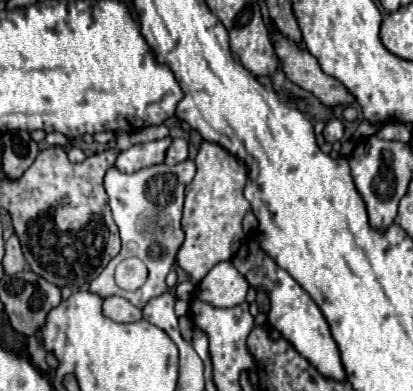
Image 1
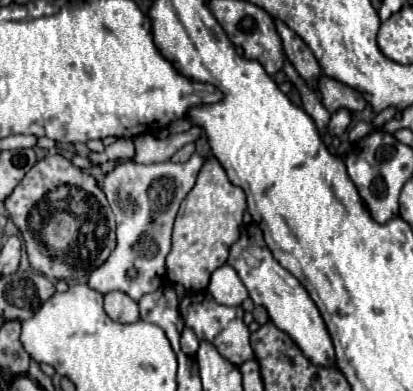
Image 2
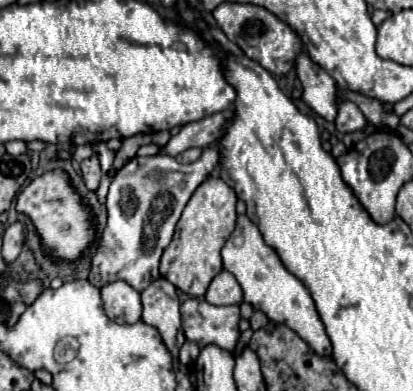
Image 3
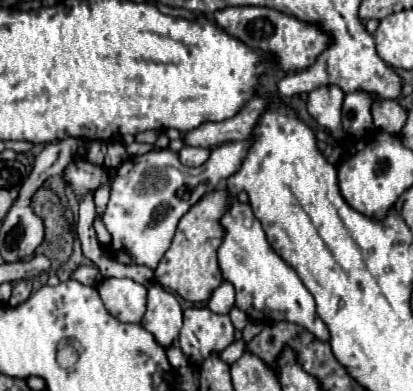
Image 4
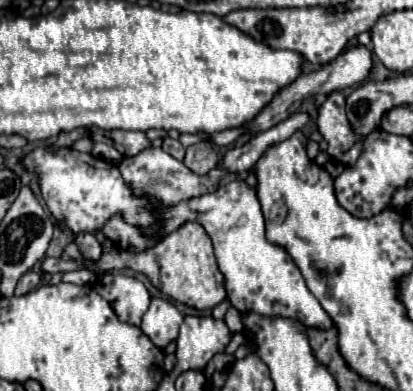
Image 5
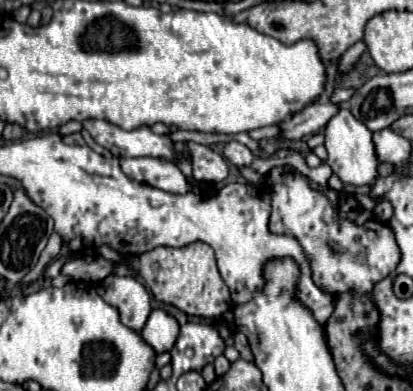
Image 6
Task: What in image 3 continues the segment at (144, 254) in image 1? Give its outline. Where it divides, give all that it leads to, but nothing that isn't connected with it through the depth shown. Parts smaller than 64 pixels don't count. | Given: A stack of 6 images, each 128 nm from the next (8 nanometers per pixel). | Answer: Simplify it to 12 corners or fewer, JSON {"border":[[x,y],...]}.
{"border":[[136,156],[108,190],[88,276],[142,292],[194,190],[220,164]]}

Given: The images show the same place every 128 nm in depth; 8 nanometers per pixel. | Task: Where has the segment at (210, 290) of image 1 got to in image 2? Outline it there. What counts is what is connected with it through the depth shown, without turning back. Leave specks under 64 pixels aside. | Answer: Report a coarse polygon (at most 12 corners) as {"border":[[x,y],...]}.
{"border":[[230,264],[212,272],[208,292],[218,304],[240,306],[248,298]]}

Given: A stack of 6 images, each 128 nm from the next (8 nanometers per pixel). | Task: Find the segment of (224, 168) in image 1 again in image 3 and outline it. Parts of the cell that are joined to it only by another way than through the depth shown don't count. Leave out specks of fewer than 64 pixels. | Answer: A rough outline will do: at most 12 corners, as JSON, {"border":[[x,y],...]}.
{"border":[[208,176],[186,204],[160,274],[204,296],[236,226],[236,194]]}

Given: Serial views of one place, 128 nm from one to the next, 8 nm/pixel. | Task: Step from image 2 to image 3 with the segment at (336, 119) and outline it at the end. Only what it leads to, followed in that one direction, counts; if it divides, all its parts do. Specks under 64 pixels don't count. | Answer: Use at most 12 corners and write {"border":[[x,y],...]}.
{"border":[[340,100],[338,132],[362,130],[366,118],[354,102]]}

